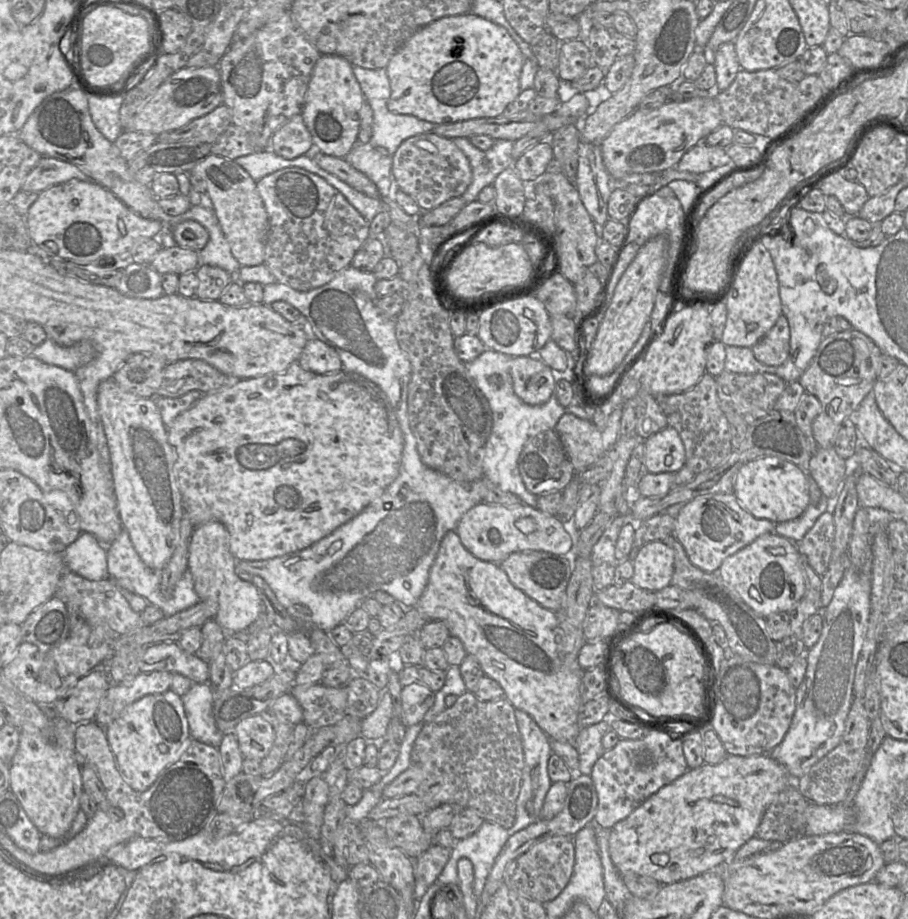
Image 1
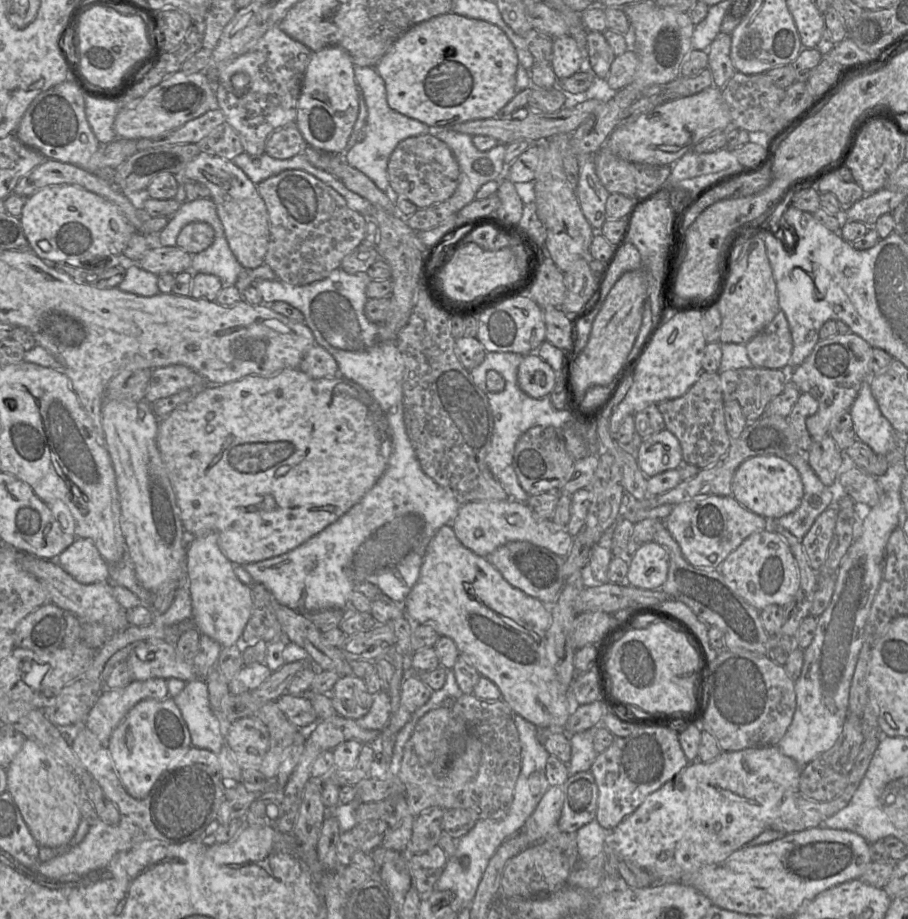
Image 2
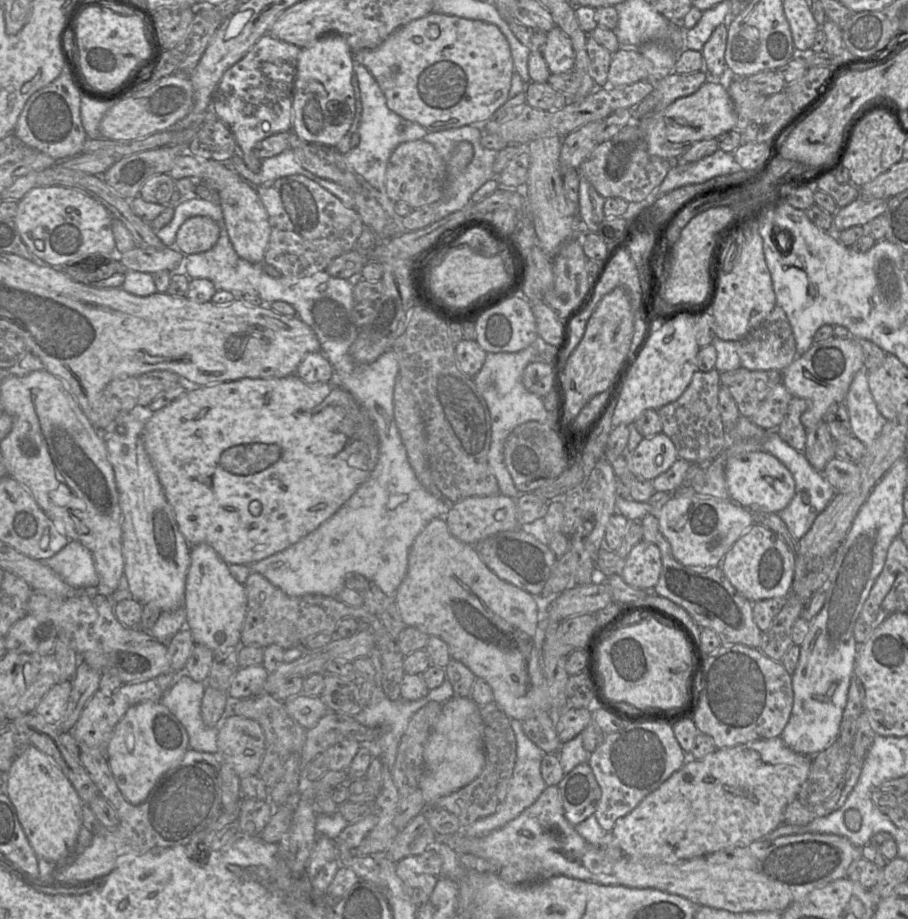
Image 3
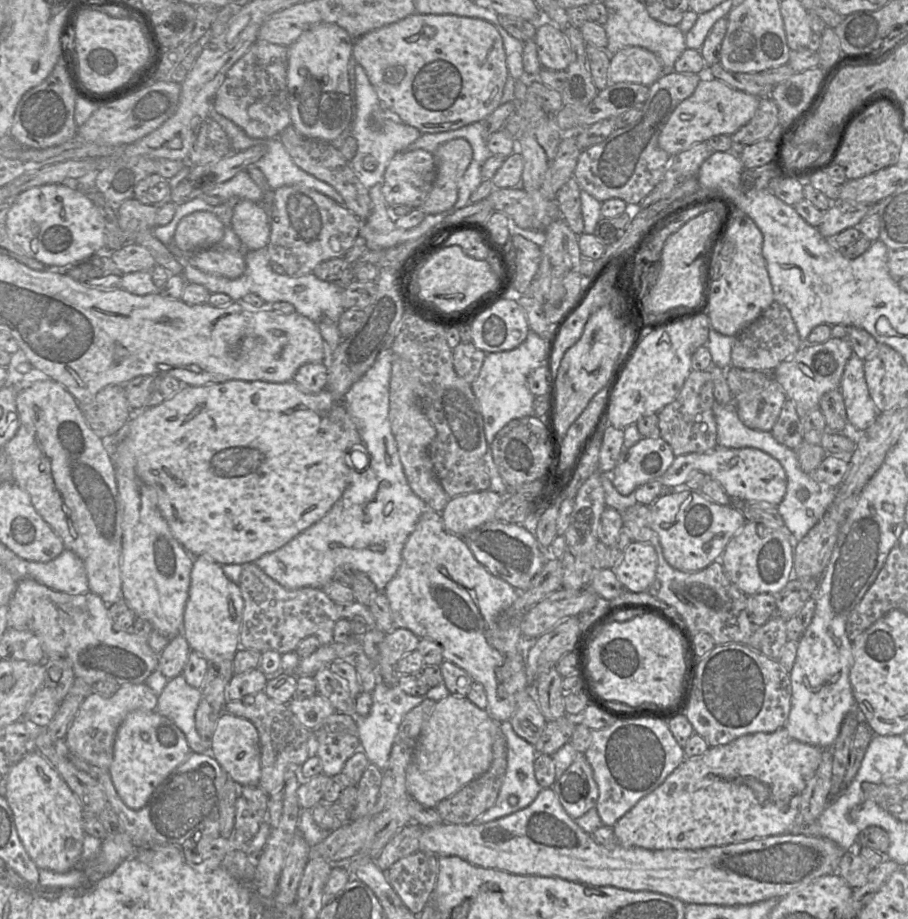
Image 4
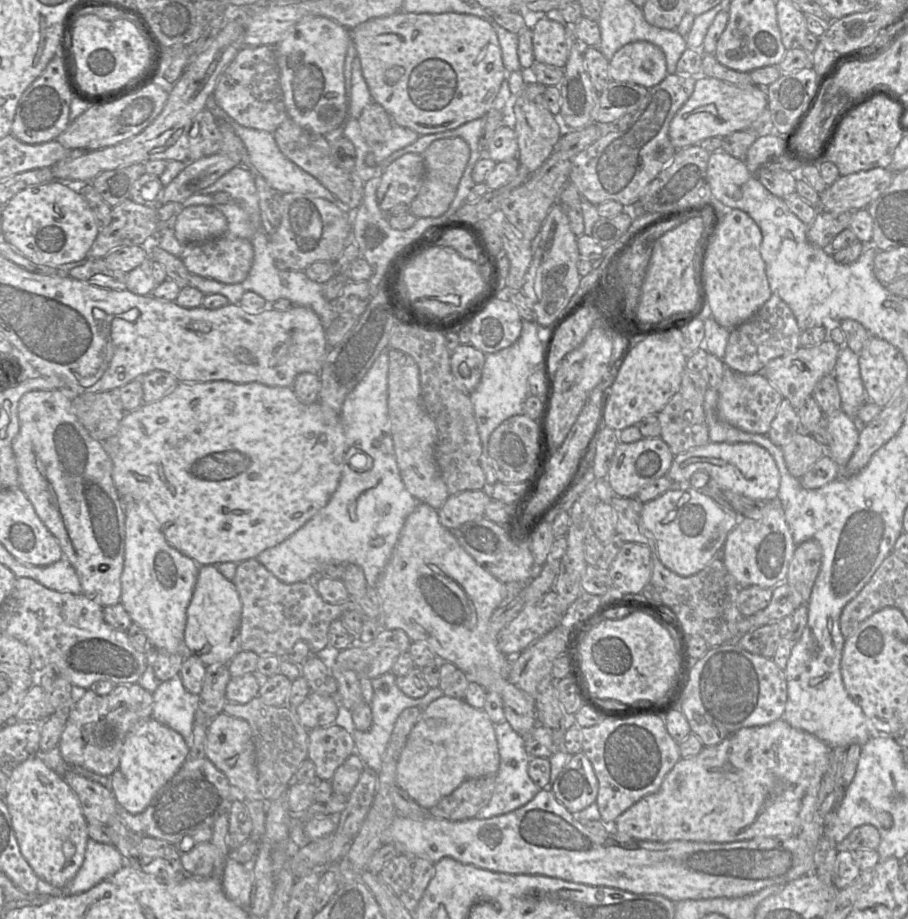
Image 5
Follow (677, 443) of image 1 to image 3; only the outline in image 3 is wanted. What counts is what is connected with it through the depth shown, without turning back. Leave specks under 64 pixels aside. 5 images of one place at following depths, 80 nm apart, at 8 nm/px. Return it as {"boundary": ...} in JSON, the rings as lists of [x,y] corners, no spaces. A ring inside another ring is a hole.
{"boundary":[[[662,432],[652,437],[643,438],[634,451],[629,451],[626,447],[621,455],[626,458],[628,468],[634,475],[649,481],[666,472],[678,459],[673,442]]]}

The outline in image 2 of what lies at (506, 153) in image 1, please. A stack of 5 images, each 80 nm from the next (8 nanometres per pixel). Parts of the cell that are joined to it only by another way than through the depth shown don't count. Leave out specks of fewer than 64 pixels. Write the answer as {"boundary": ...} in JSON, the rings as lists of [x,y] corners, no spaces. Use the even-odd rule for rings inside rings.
{"boundary":[[[435,127],[432,128],[432,131],[437,138],[447,144],[459,165],[458,186],[453,195],[447,199],[453,214],[457,214],[475,199],[475,195],[482,185],[489,181],[500,181],[503,178],[507,168],[504,162],[506,144],[498,143],[492,149],[482,152],[473,144],[471,135],[456,132],[449,127]]]}

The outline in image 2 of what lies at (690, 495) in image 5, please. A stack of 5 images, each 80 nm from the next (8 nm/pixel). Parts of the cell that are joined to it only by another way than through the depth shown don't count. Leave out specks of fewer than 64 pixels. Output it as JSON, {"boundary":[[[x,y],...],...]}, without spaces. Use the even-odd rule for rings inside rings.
{"boundary":[[[711,495],[675,505],[664,525],[691,565],[715,570],[748,536],[770,528],[770,521],[743,507],[732,495]]]}

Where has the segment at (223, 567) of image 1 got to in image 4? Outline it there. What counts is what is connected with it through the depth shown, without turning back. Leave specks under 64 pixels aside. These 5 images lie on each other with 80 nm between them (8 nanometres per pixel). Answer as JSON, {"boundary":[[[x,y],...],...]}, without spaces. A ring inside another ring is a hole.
{"boundary":[[[206,556],[193,557],[190,575],[188,600],[184,611],[182,634],[191,651],[203,656],[208,662],[233,659],[240,647],[240,632],[244,611],[244,600],[239,585],[232,582],[224,573],[222,566]]]}

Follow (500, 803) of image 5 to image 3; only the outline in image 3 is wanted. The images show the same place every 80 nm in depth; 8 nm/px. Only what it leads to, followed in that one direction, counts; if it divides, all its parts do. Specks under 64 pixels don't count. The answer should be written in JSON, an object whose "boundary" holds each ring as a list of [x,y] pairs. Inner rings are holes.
{"boundary":[[[513,719],[511,720],[511,726],[516,737],[517,749],[516,762],[506,798],[496,812],[475,821],[466,828],[462,828],[460,832],[465,836],[481,837],[503,827],[519,816],[526,808],[534,804],[547,787],[541,775],[541,762],[546,753],[526,736],[522,728],[522,721]]]}

